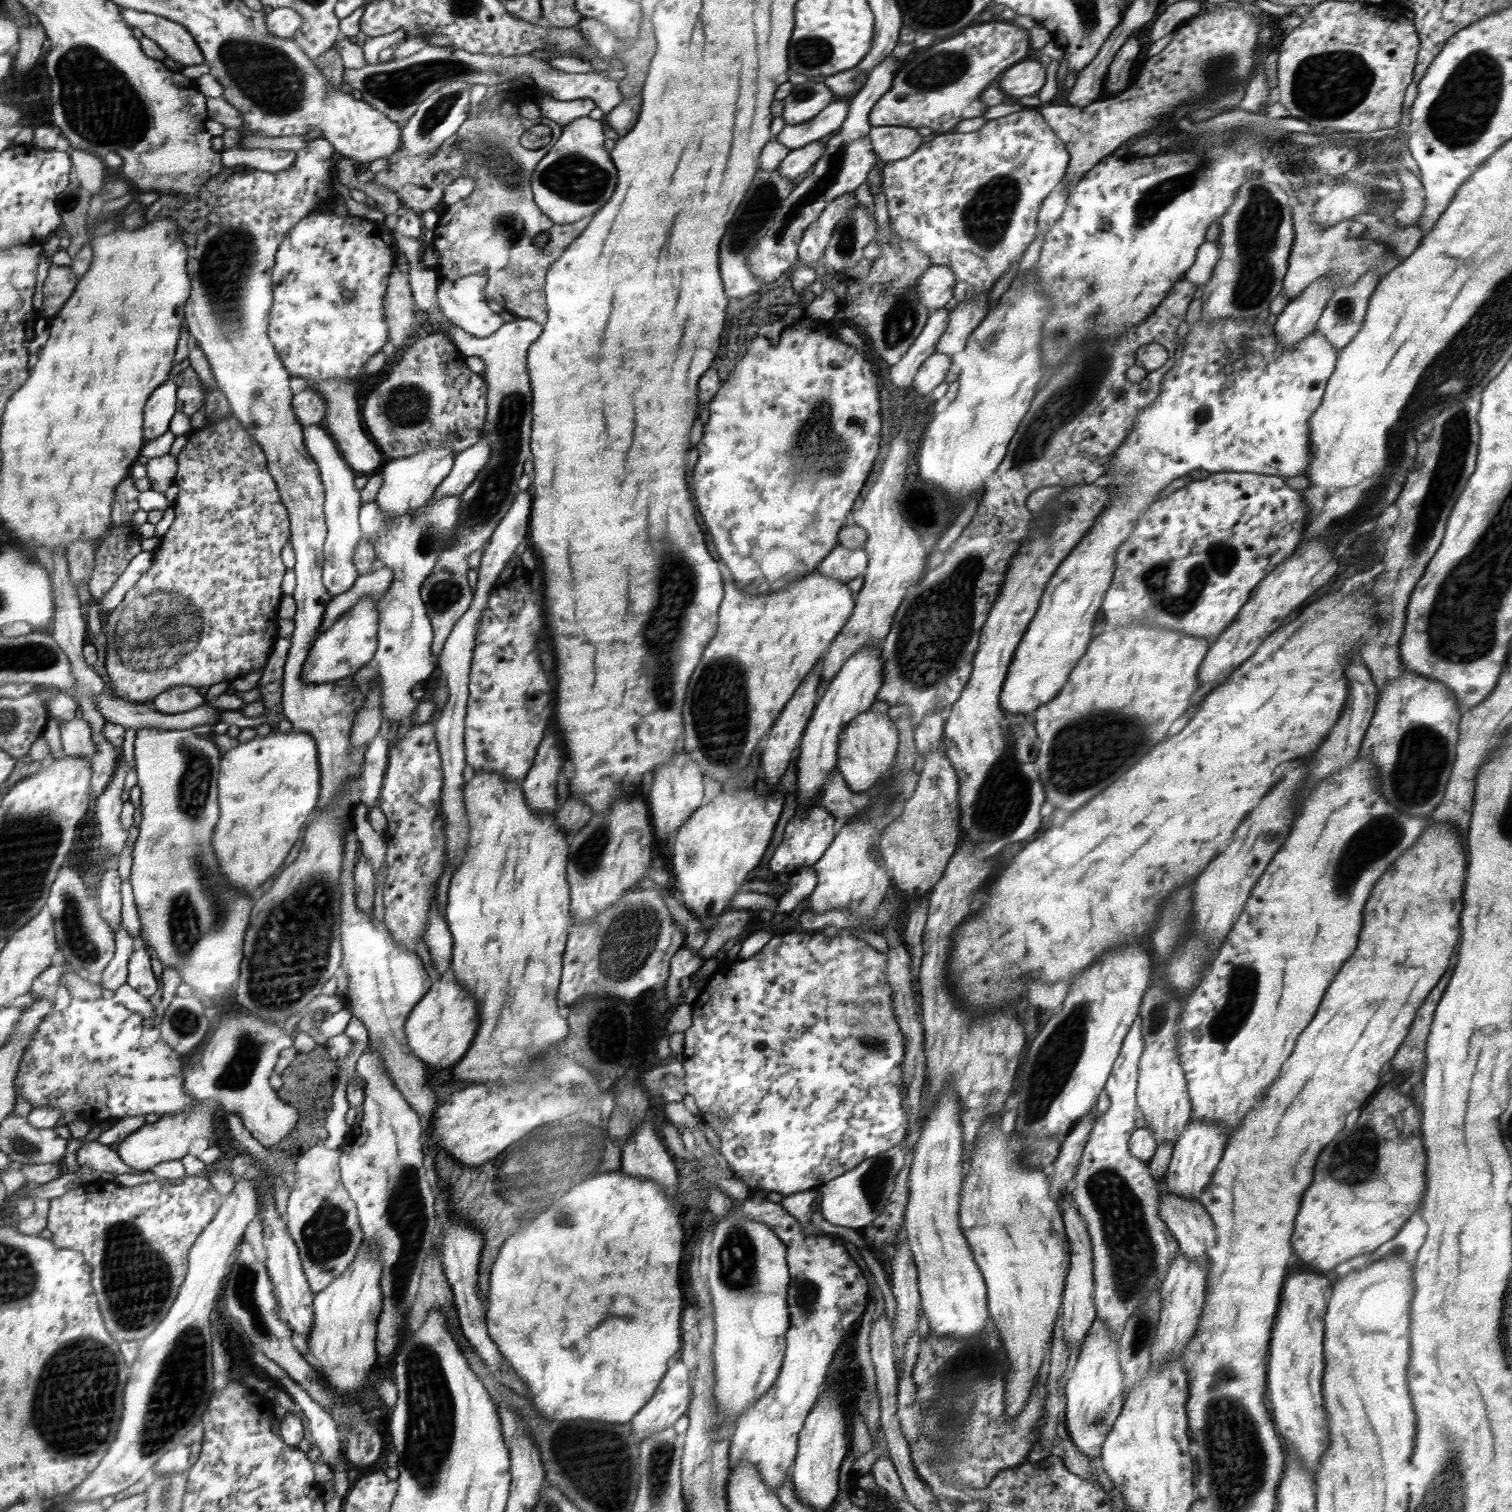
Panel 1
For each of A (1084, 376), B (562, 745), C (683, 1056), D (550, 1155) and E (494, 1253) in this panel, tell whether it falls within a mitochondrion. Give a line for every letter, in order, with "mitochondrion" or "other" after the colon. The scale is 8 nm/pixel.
A: mitochondrion
B: other
C: other
D: mitochondrion
E: other

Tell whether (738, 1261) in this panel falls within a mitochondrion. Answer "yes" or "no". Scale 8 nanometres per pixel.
yes

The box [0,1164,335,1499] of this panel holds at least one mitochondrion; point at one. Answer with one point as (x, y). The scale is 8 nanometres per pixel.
(60, 1408)

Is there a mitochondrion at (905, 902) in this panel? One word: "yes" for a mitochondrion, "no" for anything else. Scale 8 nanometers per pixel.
no

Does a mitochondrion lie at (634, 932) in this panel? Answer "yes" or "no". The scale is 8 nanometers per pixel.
yes

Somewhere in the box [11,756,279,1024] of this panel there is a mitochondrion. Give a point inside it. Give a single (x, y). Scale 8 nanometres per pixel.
(184, 918)

